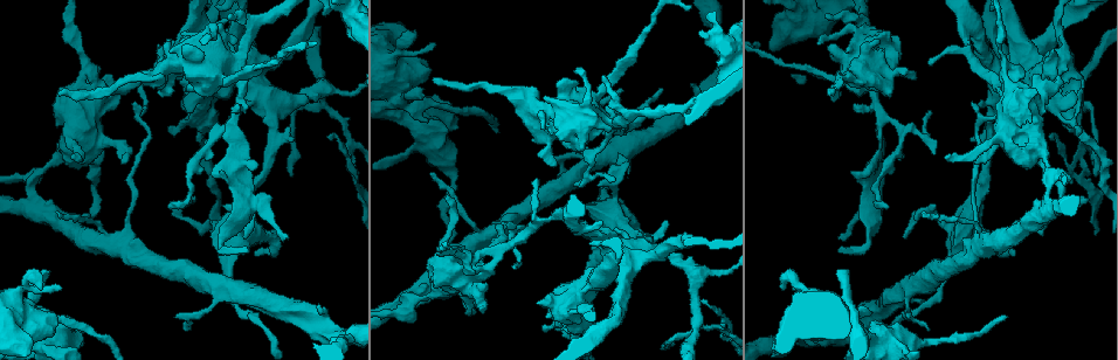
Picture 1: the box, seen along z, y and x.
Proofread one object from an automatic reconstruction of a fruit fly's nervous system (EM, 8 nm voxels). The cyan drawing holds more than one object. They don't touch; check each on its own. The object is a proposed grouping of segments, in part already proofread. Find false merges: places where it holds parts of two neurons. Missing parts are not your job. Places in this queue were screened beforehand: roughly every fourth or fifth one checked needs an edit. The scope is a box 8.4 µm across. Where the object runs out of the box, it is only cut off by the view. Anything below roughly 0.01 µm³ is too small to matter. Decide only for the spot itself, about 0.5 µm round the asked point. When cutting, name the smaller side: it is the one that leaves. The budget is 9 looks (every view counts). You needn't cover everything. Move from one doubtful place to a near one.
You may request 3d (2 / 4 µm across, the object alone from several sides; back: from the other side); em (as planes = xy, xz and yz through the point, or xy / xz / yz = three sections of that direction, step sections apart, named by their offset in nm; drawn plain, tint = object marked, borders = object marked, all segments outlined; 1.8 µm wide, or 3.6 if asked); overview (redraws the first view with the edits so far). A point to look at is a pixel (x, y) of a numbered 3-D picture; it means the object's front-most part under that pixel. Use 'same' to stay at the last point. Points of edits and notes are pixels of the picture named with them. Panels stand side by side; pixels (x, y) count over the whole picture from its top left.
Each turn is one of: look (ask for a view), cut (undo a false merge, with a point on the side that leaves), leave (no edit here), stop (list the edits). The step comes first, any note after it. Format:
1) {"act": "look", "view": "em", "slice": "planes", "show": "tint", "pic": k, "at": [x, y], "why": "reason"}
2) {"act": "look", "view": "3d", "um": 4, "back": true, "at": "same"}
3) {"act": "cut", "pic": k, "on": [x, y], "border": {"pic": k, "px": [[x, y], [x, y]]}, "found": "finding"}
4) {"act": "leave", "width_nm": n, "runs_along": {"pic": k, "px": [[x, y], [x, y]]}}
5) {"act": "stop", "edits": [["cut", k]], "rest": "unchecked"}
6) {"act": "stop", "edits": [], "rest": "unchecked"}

{"act": "look", "view": "3d", "um": 4, "pic": 1, "at": [468, 277], "why": "thick turns thin"}

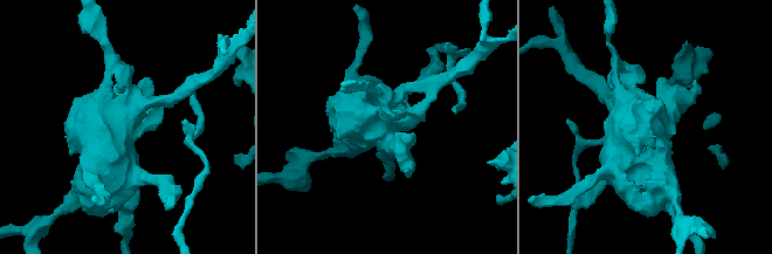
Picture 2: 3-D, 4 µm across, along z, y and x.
{"act": "look", "view": "em", "slice": "planes", "show": "tint", "pic": 2, "at": [123, 127], "why": "shape alone is not enough"}

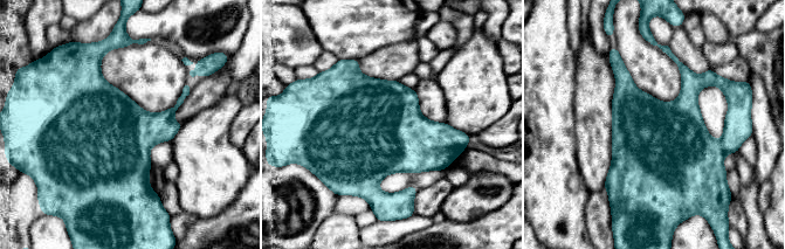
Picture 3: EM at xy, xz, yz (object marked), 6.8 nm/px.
{"act": "leave", "width_nm": 550, "found": "all the same neuron"}

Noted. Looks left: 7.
{"act": "look", "view": "3d", "um": 2, "pic": 1, "at": [612, 131], "why": "two arms in line, one across"}

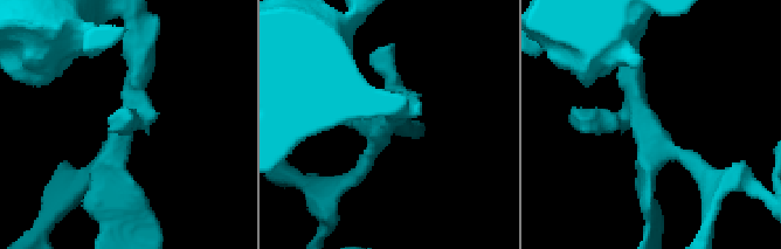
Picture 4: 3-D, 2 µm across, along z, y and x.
{"act": "look", "view": "em", "slice": "planes", "show": "borders", "pic": 4, "at": [647, 133], "why": "need the tissue"}

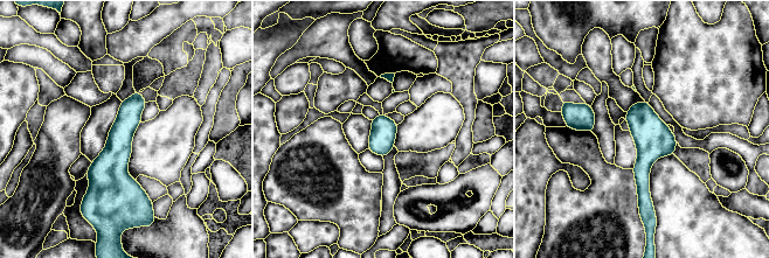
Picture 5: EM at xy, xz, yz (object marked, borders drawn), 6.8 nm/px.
{"act": "leave", "runs_along": {"pic": 5, "px": [[137, 93], [116, 154], [116, 201]]}, "found": "one neuron here"}

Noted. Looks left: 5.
{"act": "look", "view": "em", "slice": "xz", "step": 4, "show": "tint", "pic": 1, "at": [1053, 67], "why": "thick turns thin"}

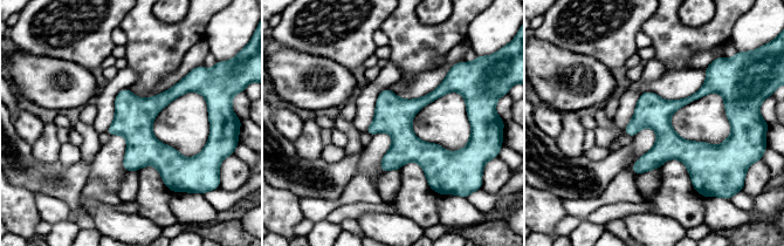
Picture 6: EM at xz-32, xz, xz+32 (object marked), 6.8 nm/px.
{"act": "leave", "runs_along": {"pic": 6, "px": [[453, 87], [401, 120], [384, 168]]}, "found": "one neuron here"}

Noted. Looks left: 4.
{"act": "look", "view": "em", "slice": "yz", "step": 4, "show": "tint", "pic": 1, "at": [1049, 207], "why": "side arm on a straight run"}

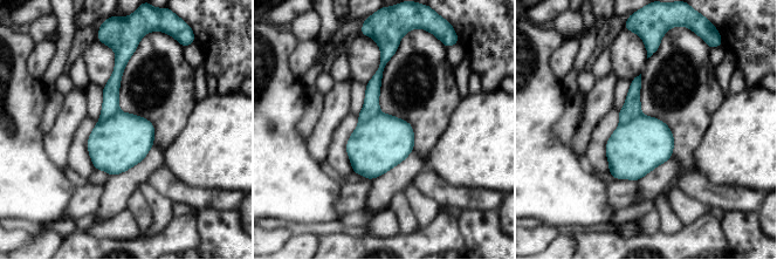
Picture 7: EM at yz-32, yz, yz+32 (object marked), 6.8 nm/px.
{"act": "look", "view": "em", "slice": "planes", "show": "tint", "at": "same"}

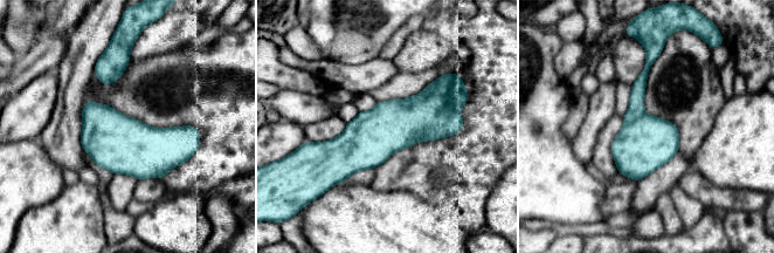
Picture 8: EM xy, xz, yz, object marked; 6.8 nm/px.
{"act": "cut", "pic": 8, "on": [642, 146], "border": {"pic": 8, "px": [[644, 113], [624, 124]]}, "found": "a second neuron is stuck on"}

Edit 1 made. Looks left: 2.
{"act": "stop", "edits": [["cut", 8]], "rest": "unchecked"}

